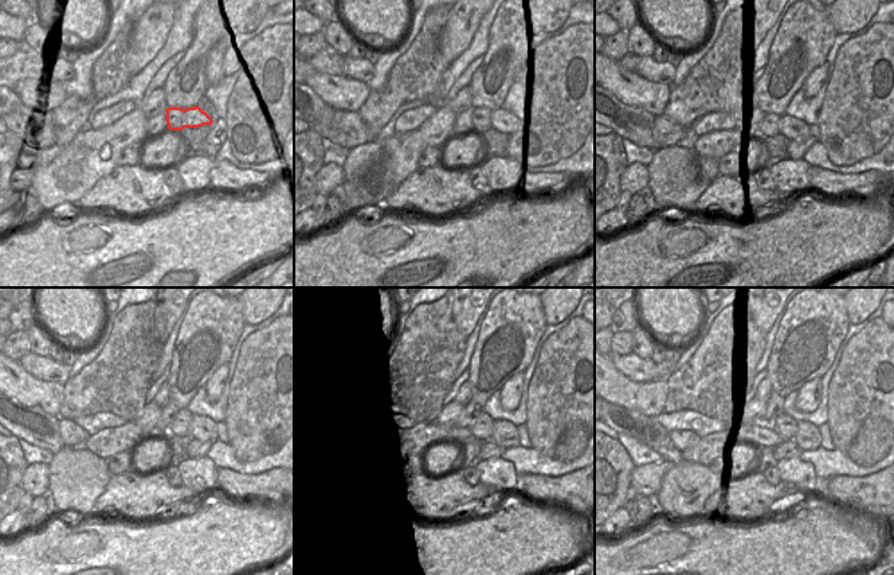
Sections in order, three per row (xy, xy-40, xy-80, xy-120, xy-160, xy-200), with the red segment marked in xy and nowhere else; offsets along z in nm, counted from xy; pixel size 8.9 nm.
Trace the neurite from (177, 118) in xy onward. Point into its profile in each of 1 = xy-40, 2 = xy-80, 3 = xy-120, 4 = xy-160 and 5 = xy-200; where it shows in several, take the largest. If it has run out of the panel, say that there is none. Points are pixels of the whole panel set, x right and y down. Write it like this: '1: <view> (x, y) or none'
1: xy-40 (483, 118)
2: xy-80 (791, 128)
3: xy-120 (203, 429)
4: xy-160 (505, 434)
5: xy-200 (807, 437)

